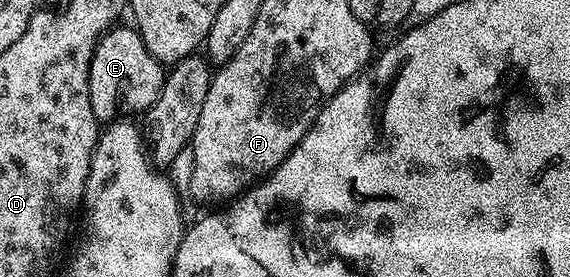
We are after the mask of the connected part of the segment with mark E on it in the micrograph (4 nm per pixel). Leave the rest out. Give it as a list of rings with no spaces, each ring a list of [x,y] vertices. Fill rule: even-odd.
[[[114,25],[100,36],[90,62],[88,93],[92,101],[92,113],[99,121],[130,117],[126,115],[133,111],[145,113],[156,101],[156,97],[160,97],[162,82],[166,80],[163,64],[152,57],[152,53],[148,53],[140,33],[133,26],[120,26]]]

